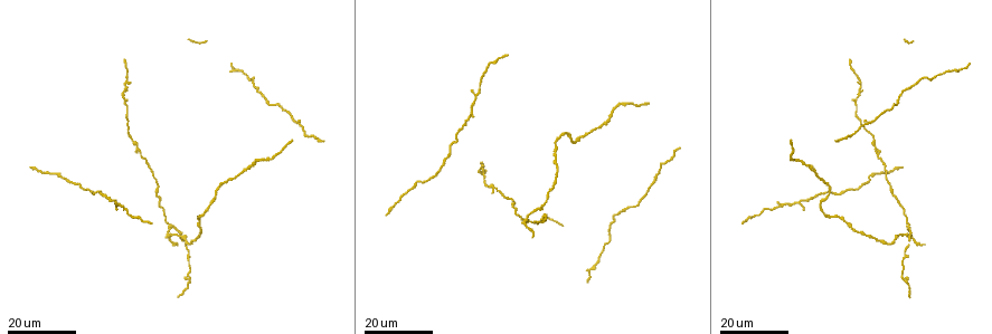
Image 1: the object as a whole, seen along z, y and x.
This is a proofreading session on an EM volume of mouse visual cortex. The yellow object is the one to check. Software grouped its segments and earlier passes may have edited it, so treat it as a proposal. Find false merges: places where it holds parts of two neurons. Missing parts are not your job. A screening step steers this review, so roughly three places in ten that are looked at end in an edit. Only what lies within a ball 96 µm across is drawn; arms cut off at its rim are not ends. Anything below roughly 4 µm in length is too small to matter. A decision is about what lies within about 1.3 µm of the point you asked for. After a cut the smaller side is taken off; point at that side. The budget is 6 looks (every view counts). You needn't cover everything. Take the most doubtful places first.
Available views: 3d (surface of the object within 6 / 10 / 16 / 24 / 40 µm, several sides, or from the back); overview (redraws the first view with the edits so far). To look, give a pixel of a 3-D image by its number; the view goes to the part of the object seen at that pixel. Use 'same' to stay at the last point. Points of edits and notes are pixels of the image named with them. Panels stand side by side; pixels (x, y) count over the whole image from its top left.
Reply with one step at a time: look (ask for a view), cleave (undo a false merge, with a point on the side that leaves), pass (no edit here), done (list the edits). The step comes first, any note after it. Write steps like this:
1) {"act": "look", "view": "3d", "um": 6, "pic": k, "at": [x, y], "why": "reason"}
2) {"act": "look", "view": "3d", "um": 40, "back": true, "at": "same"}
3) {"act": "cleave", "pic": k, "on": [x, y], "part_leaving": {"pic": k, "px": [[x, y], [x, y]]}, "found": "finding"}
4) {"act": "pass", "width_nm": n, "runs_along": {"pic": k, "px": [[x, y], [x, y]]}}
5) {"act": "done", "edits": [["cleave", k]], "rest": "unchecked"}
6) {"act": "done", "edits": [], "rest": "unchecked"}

{"act": "look", "view": "3d", "um": 16, "pic": 1, "at": [492, 189], "why": "three-way junction"}

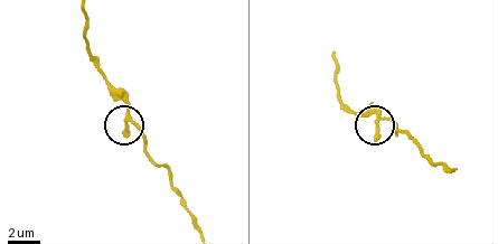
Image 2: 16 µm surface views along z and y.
{"act": "look", "view": "3d", "um": 10, "pic": 2, "at": [379, 130]}

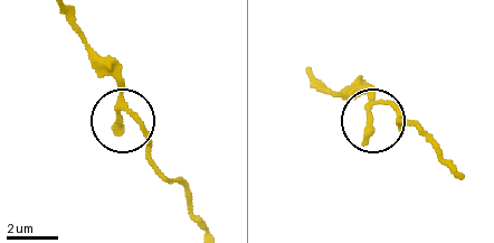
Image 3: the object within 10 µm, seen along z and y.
{"act": "pass", "side_arm_um": 33, "arms": 3, "found": "one neuron here"}

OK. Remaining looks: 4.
{"act": "look", "view": "3d", "um": 16, "pic": 1, "at": [164, 209], "why": "sudden change in width"}

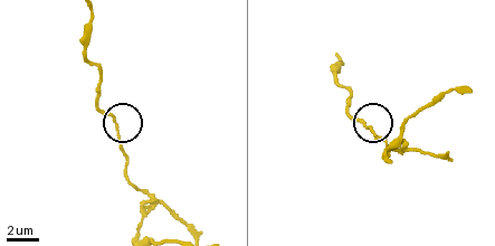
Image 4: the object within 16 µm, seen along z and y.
{"act": "look", "view": "3d", "um": 10, "pic": 4, "at": [115, 116]}

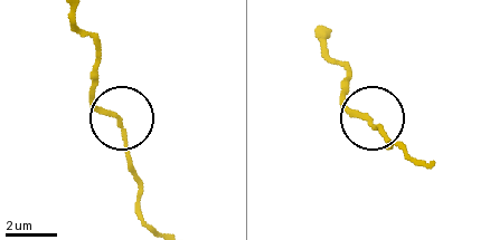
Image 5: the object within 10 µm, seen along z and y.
{"act": "pass", "runs_along": {"pic": 5, "px": [[147, 223], [123, 121], [102, 108], [91, 78]]}, "found": "one neuron here"}

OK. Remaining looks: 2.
{"act": "look", "view": "3d", "um": 24, "pic": 1, "at": [891, 191], "why": "thick turns thin"}

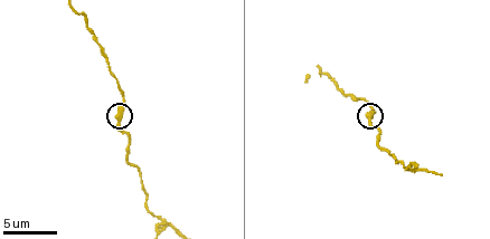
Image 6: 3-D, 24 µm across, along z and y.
{"act": "look", "view": "3d", "um": 10, "pic": 6, "at": [119, 124]}

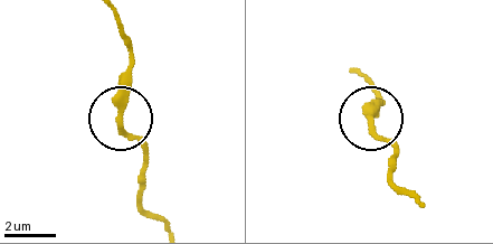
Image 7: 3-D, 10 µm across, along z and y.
{"act": "pass", "found": "continuous, no second neuron"}

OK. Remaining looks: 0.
{"act": "done", "edits": [], "rest": "unchecked"}

